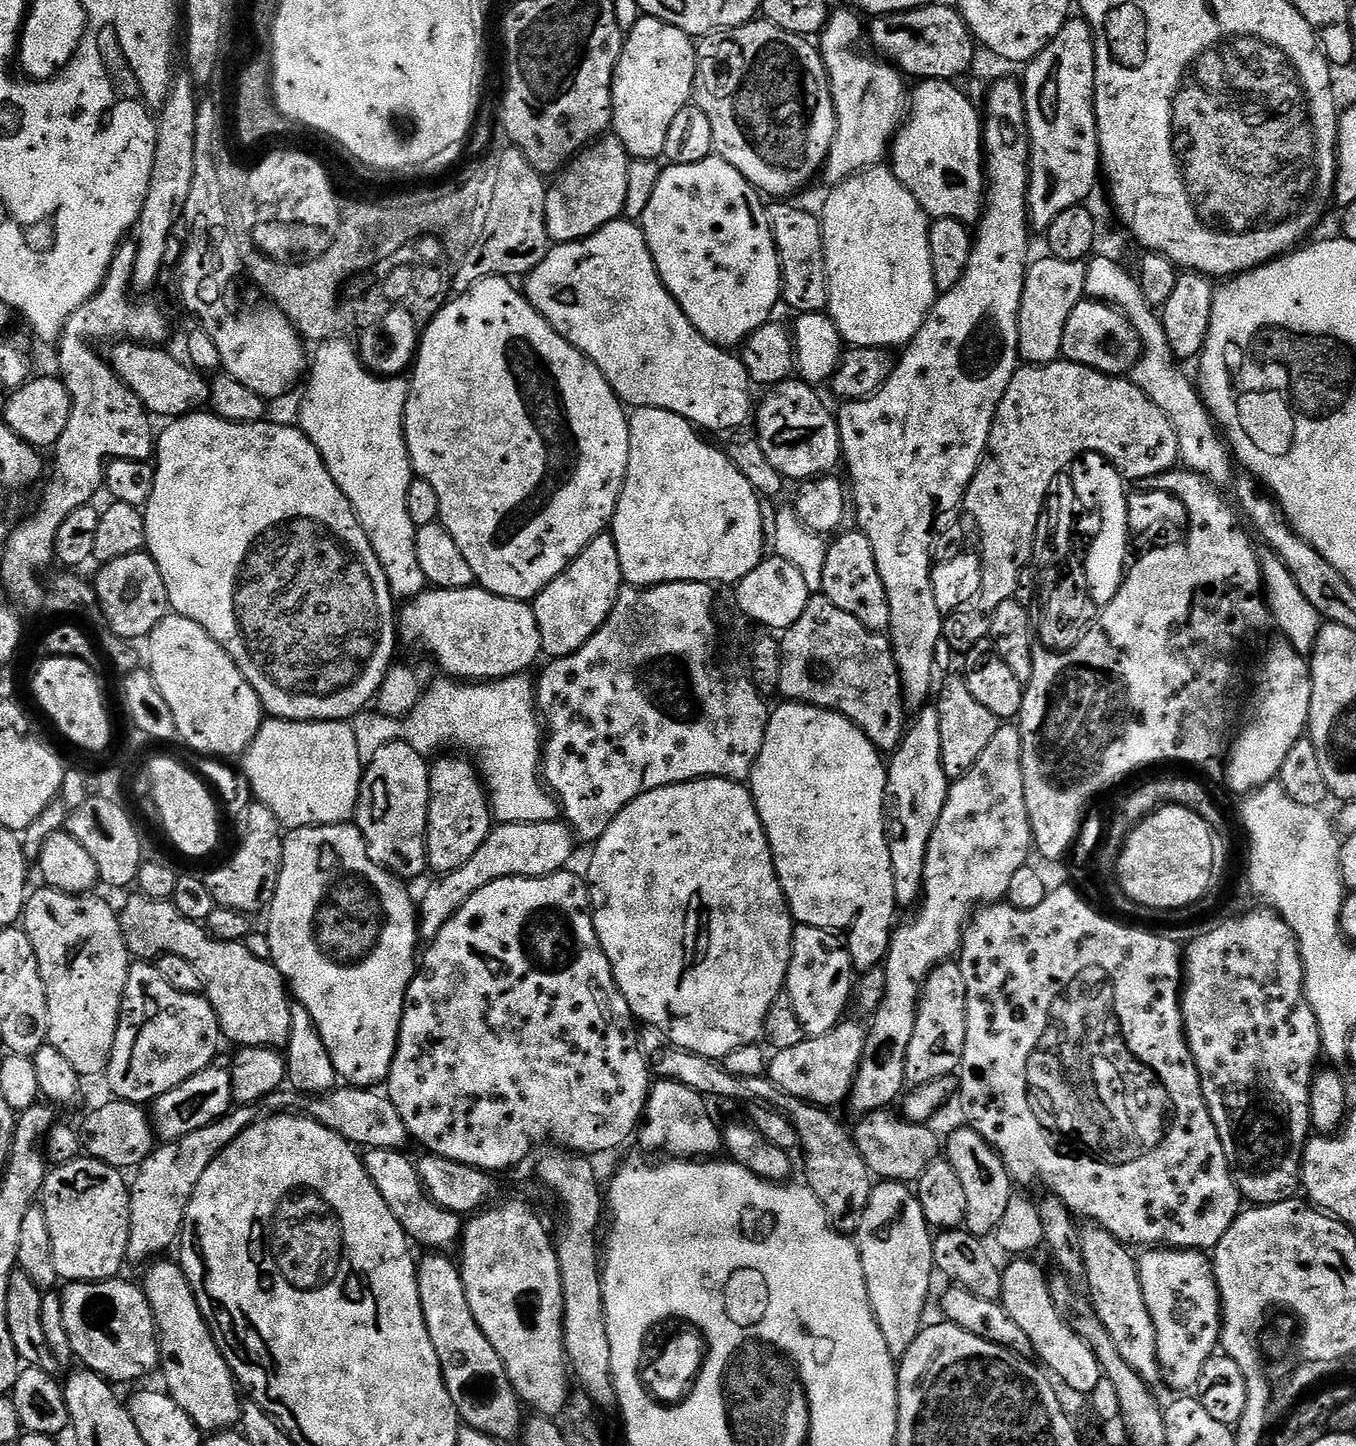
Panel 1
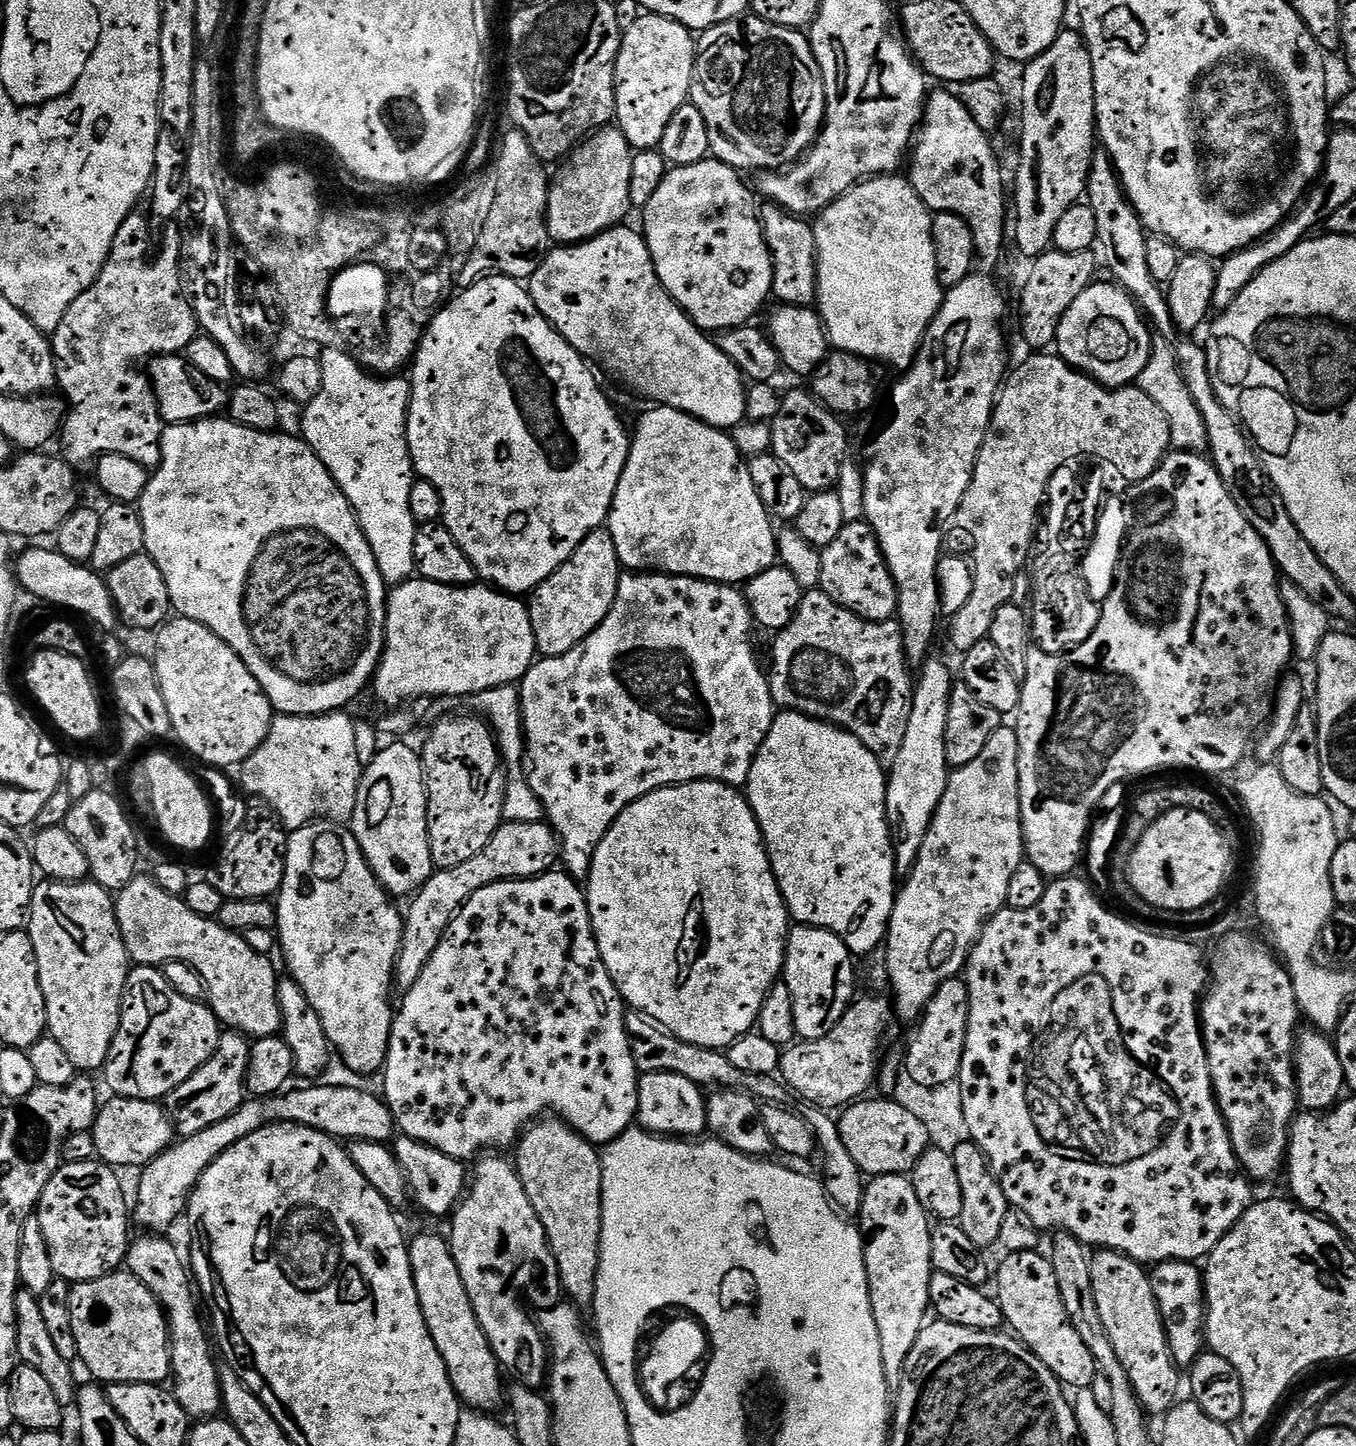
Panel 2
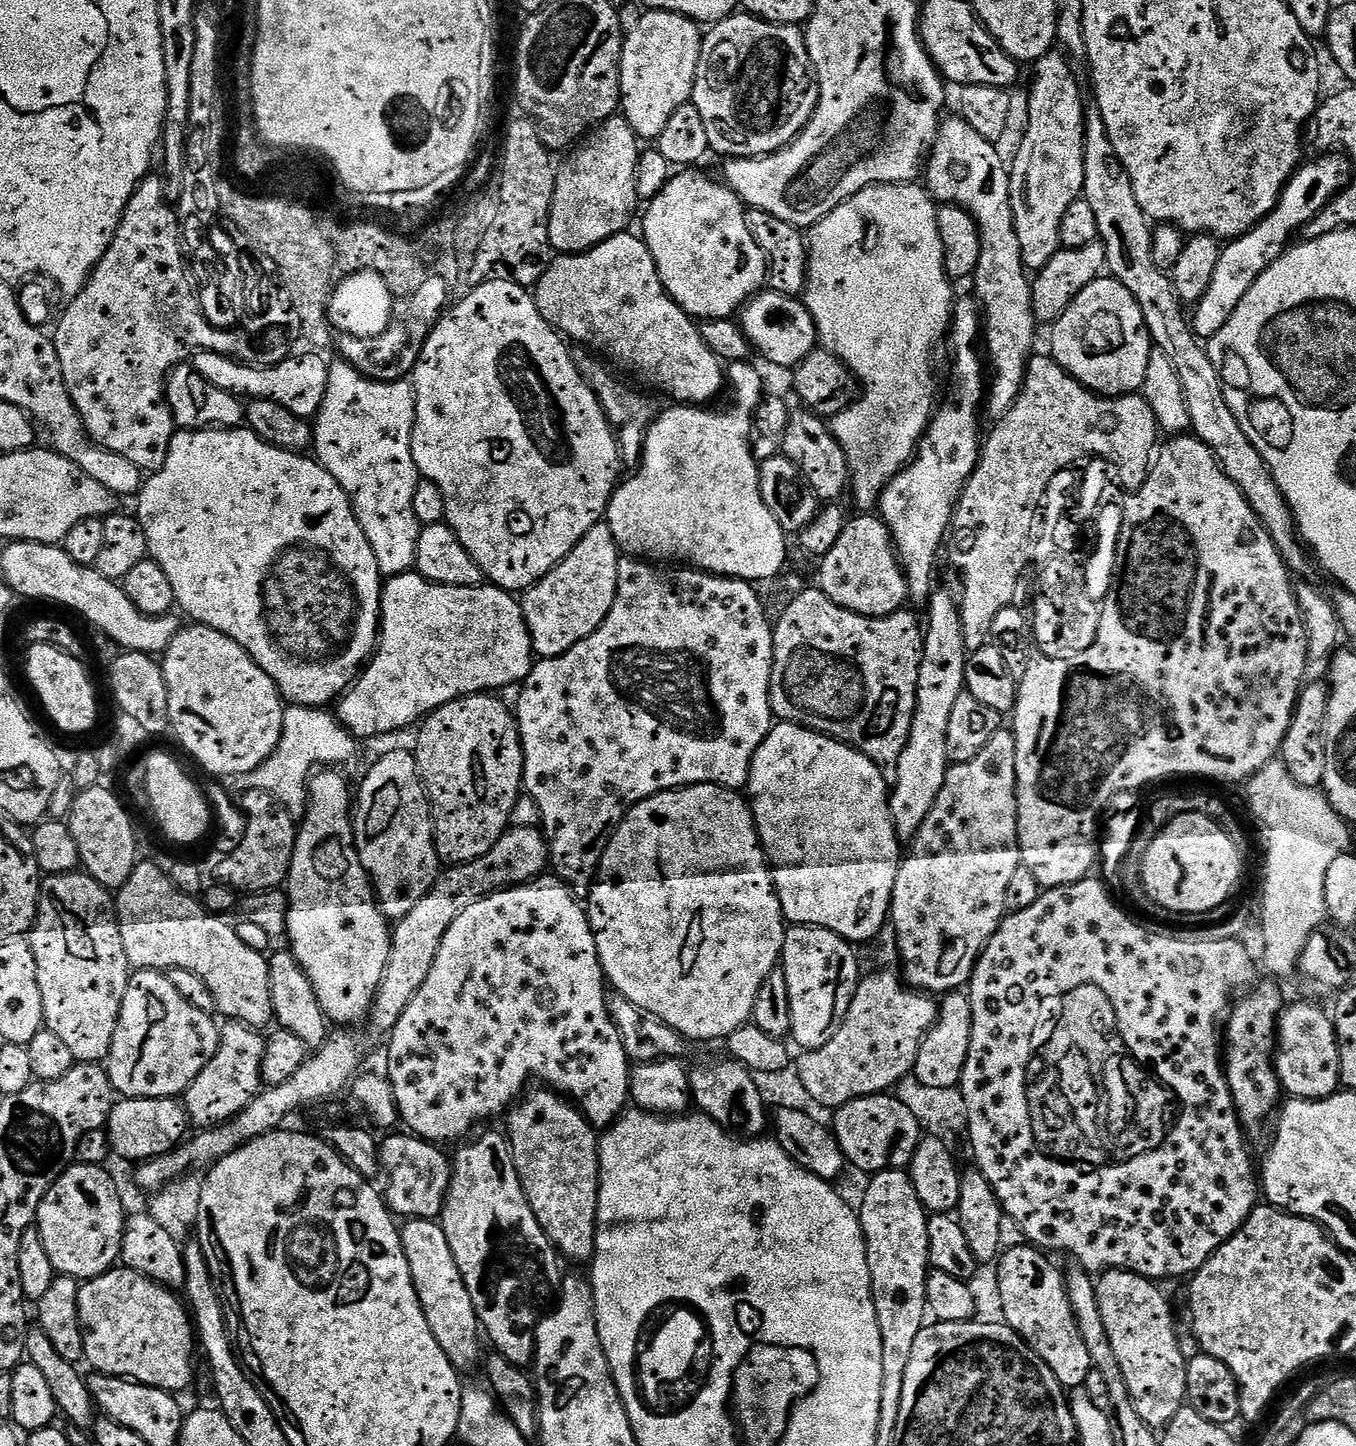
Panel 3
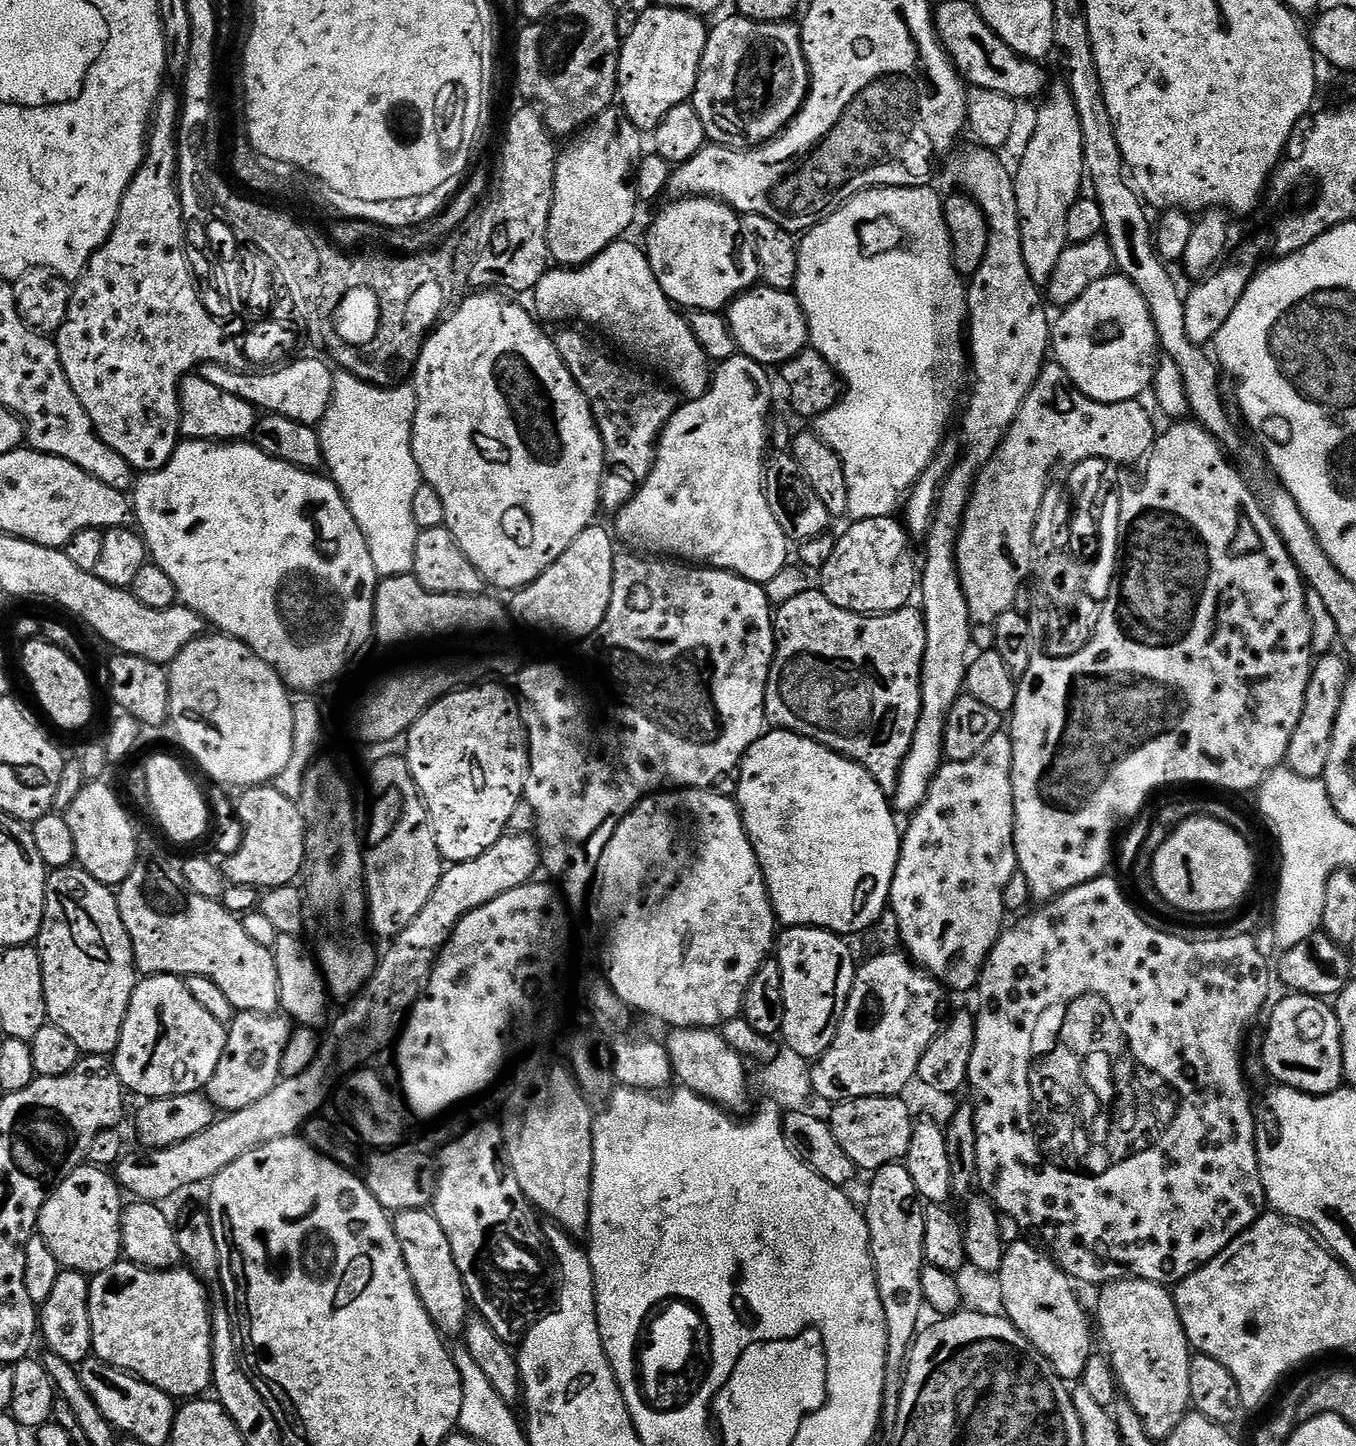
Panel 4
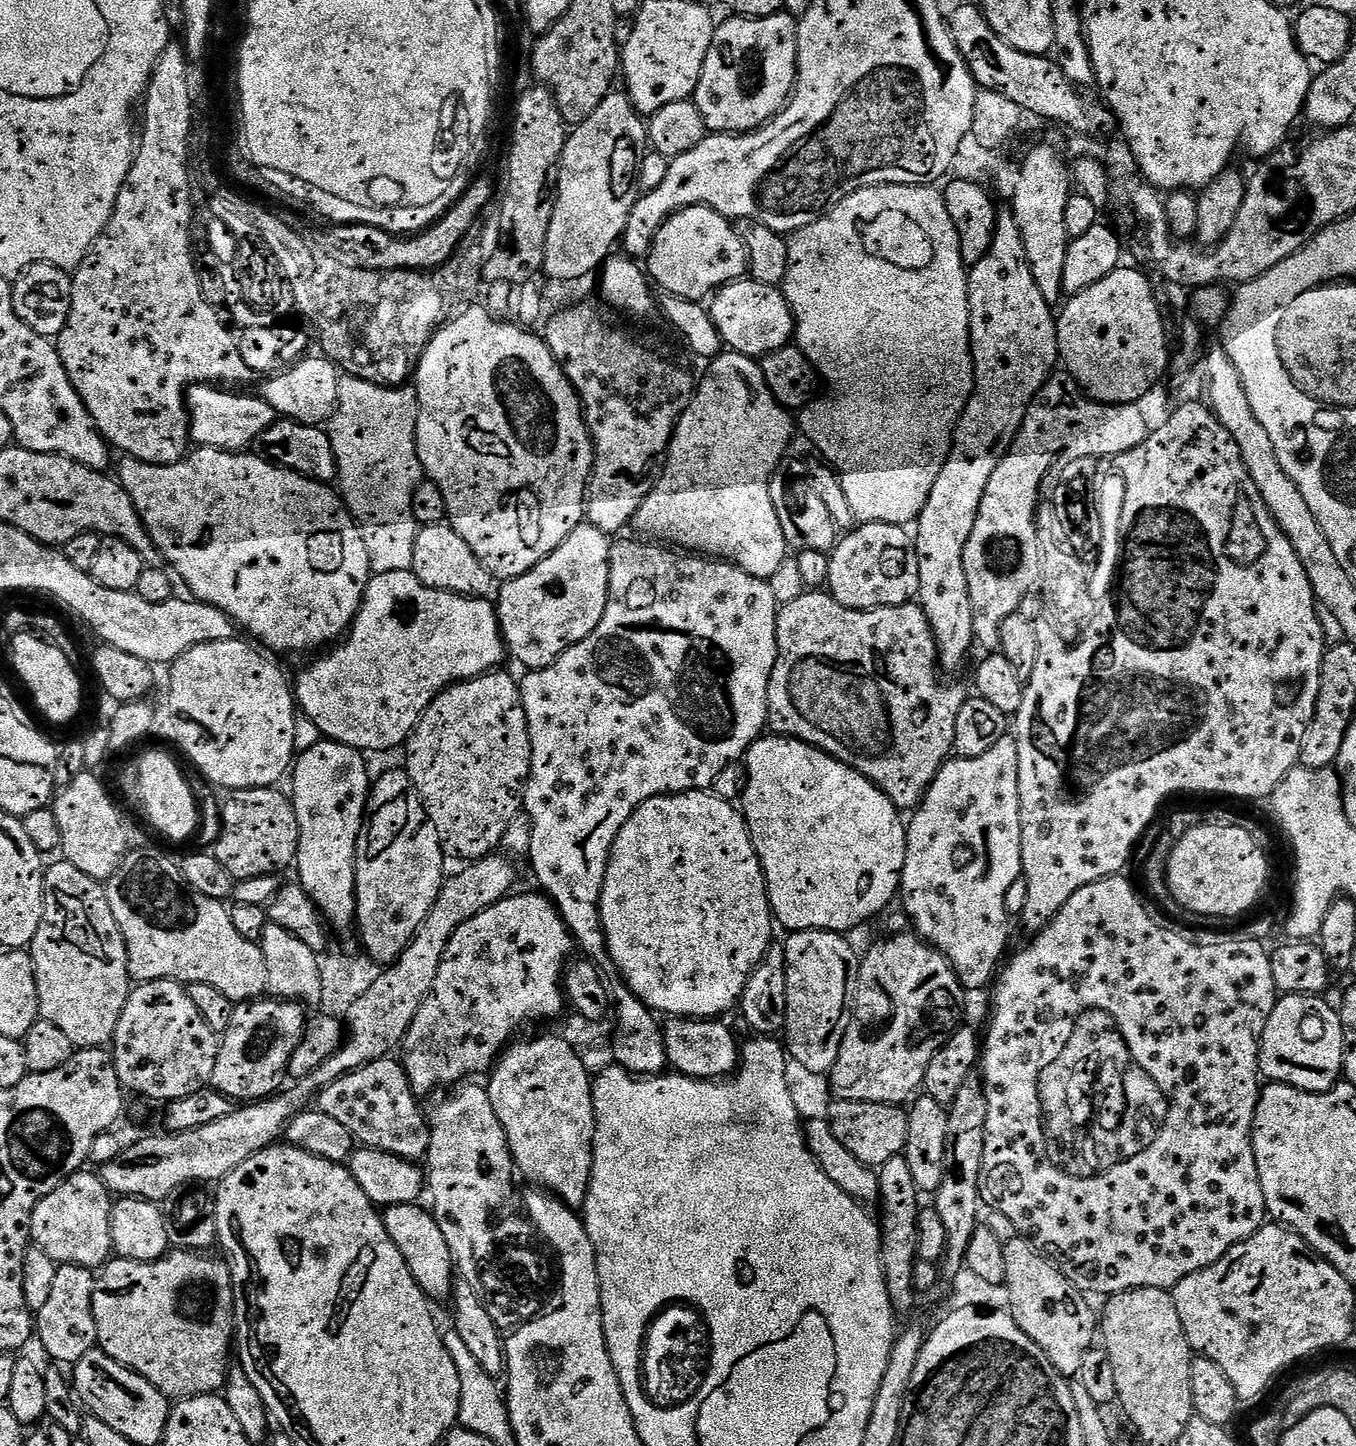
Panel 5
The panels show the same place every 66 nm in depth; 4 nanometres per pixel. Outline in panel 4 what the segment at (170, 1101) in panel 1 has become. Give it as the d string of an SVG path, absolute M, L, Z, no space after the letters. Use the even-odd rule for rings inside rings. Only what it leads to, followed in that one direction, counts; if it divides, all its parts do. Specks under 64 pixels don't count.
M242 1012L233 1016L232 1023L227 1025L227 1030L226 1046L222 1050L218 1070L214 1070L206 1089L207 1100L216 1107L217 1113L220 1114L243 1110L245 1106L258 1102L258 1098L266 1098L266 1094L270 1094L270 1090L274 1090L274 1086L279 1084L282 1079L280 1075L282 1050L286 1048L286 1042L294 1028L288 1017L283 1014Z

